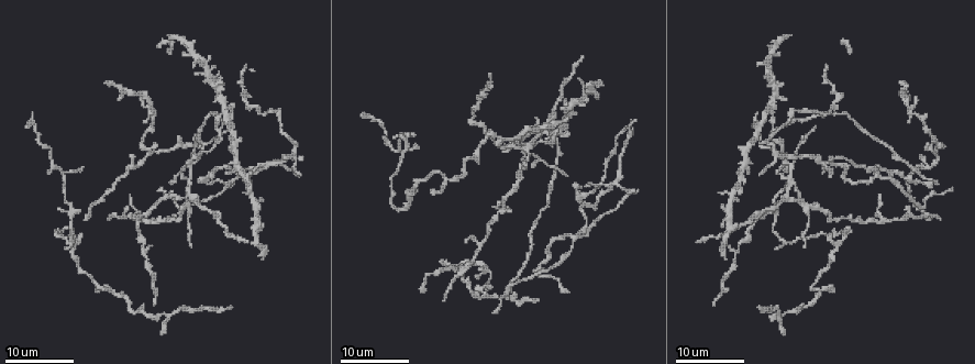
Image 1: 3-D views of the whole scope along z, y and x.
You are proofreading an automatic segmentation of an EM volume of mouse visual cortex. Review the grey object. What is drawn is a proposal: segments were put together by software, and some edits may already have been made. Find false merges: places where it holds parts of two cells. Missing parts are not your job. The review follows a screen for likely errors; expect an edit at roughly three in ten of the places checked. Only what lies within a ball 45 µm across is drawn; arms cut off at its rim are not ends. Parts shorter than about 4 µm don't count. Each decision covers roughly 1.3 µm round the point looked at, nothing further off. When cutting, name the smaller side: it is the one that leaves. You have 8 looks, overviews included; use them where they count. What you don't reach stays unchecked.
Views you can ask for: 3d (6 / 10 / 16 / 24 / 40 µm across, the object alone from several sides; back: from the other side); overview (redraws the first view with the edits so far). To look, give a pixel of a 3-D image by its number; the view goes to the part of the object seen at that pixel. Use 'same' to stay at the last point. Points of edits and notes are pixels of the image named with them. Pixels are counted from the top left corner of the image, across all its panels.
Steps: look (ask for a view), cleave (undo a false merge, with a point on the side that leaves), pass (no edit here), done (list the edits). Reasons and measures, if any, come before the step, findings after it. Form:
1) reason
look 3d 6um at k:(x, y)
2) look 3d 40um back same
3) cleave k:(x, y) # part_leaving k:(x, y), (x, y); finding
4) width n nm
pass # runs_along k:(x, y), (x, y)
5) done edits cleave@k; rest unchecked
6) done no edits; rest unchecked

four arms meet
look 3d 16um at 1:(572, 236)

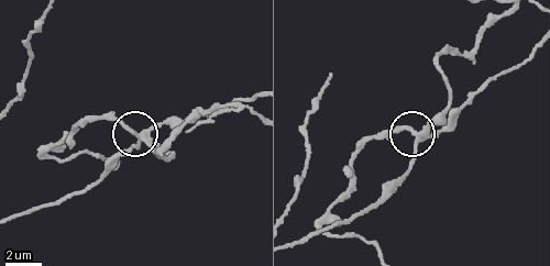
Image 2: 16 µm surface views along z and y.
look 3d 6um at 2:(415, 134)

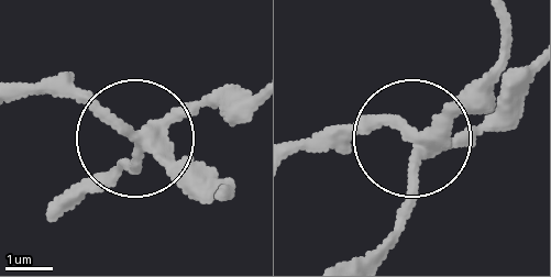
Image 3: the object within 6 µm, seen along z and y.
width 280 nm
cleave 3:(409, 210) # part_leaving 3:(419, 158), (408, 213), (376, 248); two cells meet here

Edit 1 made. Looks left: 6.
three arms meet
look 3d 24um at 1:(734, 259)

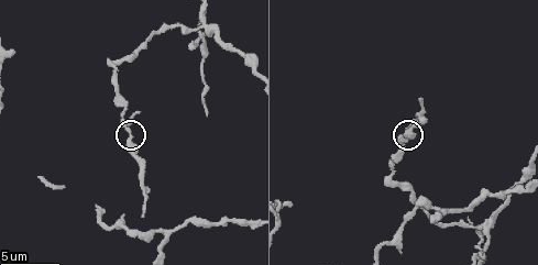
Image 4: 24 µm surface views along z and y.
look 3d 6um at 4:(127, 133)

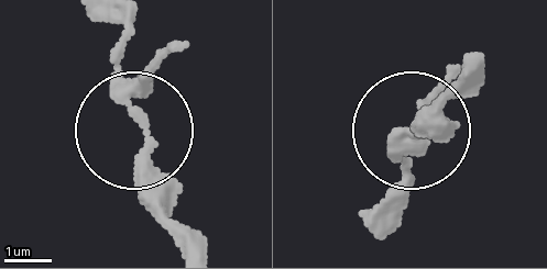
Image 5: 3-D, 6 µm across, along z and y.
look 3d 6um back at 5:(143, 124)

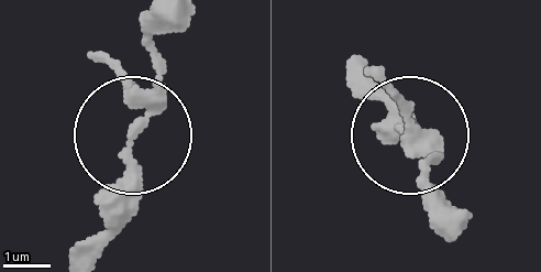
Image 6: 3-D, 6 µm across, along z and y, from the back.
pass # continuous, no second cell

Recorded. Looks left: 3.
three arms meet
look 3d 6um at 2:(48, 155)

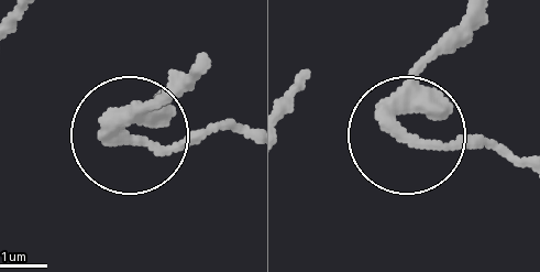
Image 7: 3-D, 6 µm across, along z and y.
cleave 7:(168, 154) # part_leaving 7:(110, 140), (177, 148), (249, 128); a second cell is stuck on

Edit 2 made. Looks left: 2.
thick turns thin
look 3d 16um at 1:(66, 230)

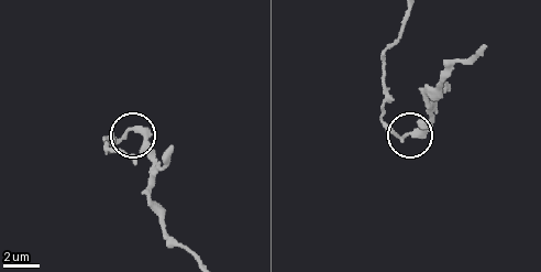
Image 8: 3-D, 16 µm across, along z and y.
look 3d 10um at 8:(406, 135)

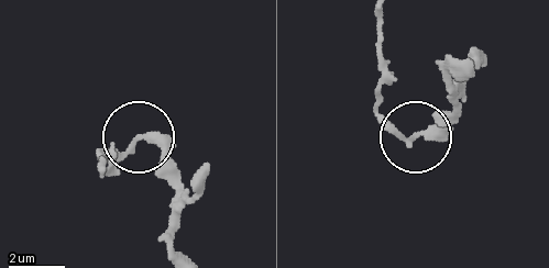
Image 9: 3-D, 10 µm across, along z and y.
pass # all the same cell

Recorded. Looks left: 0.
done edits cleave@3, cleave@7; rest unchecked

